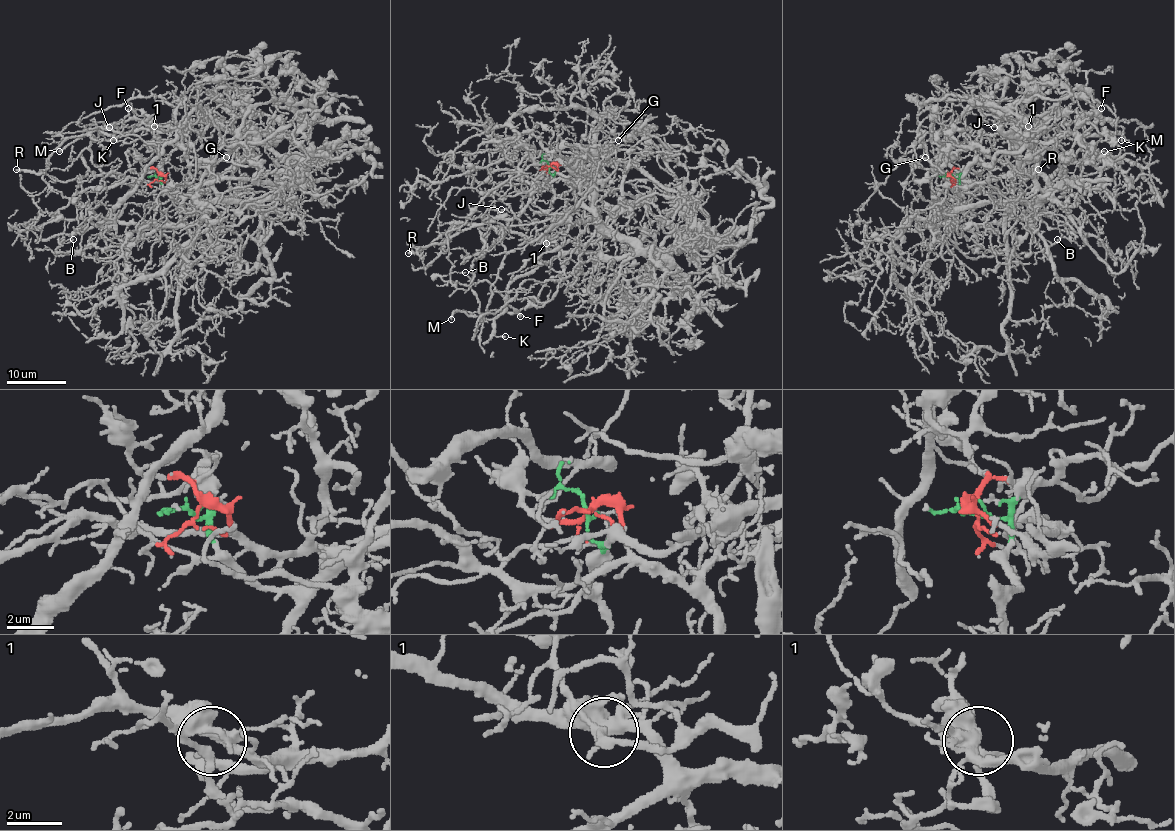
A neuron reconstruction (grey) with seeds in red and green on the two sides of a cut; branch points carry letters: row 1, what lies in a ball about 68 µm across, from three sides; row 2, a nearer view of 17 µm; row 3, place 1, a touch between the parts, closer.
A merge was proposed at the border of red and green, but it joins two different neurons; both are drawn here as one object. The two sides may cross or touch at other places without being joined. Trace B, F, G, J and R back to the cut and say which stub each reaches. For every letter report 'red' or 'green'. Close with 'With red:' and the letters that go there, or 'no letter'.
B: green
F: green
G: red
J: green
R: green
With red: G

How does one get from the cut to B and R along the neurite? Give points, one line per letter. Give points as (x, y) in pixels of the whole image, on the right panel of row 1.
B: (951, 176), (958, 179), (961, 195), (949, 238), (969, 257), (1037, 253), (1057, 240)
R: (951, 176), (961, 195), (946, 178), (1029, 176), (1041, 126), (1020, 120), (1008, 142), (1026, 173), (1038, 169)

